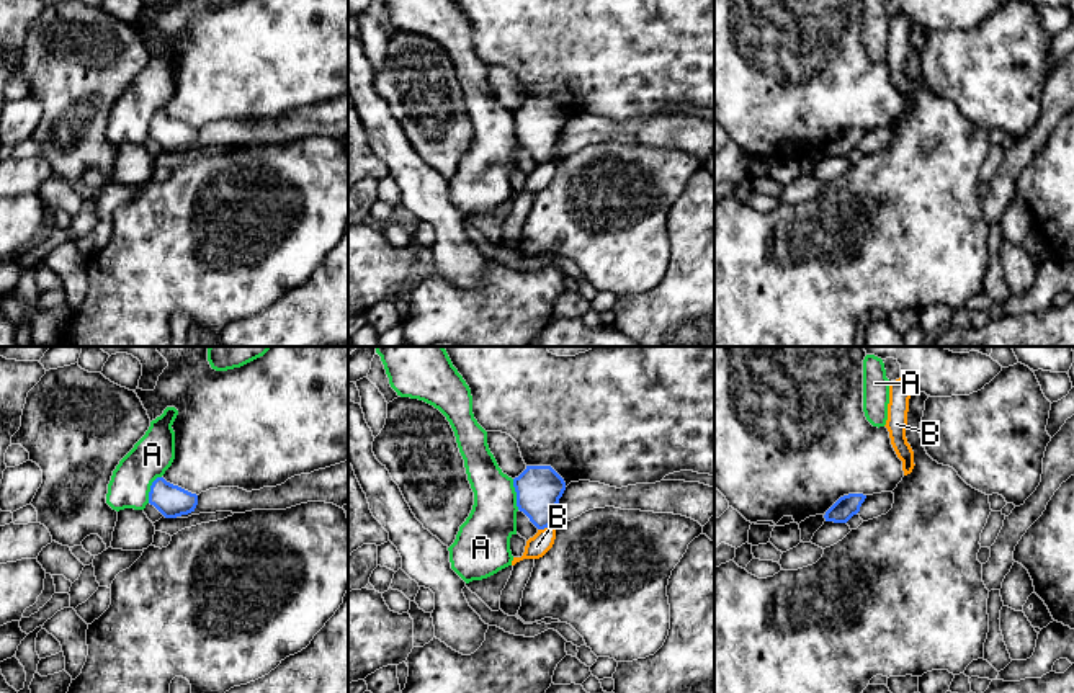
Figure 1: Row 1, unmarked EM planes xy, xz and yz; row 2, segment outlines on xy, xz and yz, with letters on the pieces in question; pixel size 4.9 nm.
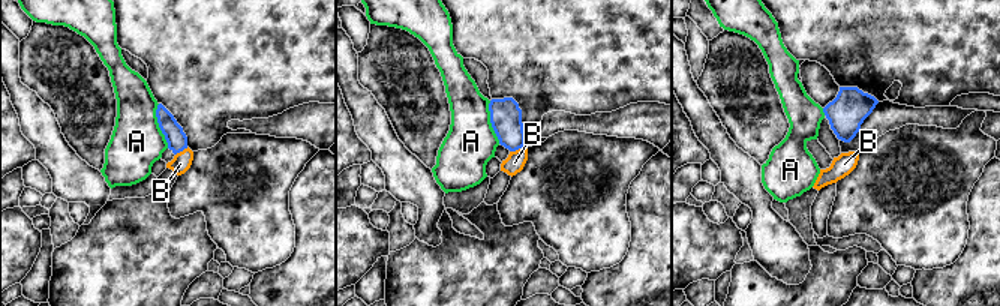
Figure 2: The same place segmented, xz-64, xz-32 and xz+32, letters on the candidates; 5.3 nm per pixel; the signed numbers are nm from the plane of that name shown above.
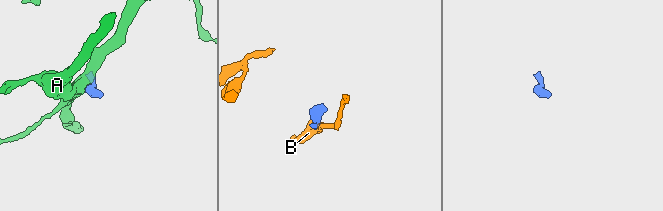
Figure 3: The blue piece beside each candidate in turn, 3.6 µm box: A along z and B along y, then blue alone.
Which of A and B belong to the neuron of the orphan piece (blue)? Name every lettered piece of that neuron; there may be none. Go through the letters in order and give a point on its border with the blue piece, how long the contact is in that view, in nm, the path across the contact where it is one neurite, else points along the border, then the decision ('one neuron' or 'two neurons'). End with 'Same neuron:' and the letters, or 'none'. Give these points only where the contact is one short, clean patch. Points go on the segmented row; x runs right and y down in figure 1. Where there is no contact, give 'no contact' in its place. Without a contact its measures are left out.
A: xz (517, 494) | 160 nm | along xz (512, 479), (519, 509) | two neurons
B: xz (543, 528) | 60 nm | along xz (548, 525), (538, 530) | two neurons
Same neuron: none

